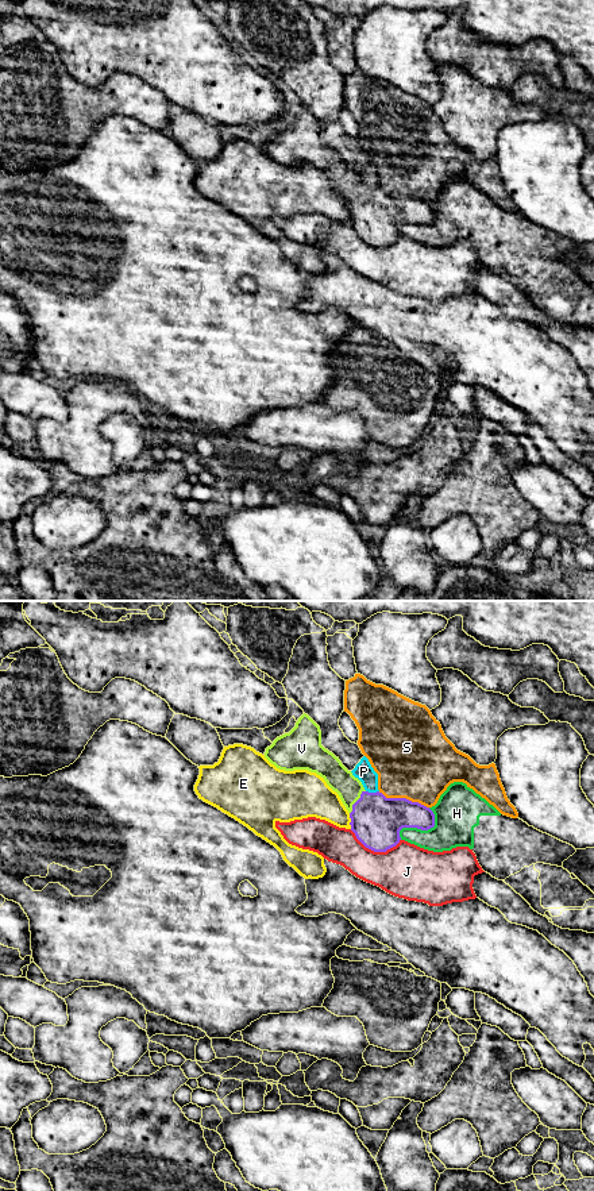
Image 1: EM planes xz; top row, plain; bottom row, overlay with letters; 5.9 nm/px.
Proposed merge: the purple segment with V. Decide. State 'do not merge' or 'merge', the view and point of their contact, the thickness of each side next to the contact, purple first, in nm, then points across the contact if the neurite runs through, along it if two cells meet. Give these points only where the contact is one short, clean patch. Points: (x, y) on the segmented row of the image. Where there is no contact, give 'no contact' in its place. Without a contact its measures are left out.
merge; meets purple in xz at (355, 802); 300 nm thick on the purple side, 150 nm on the other

